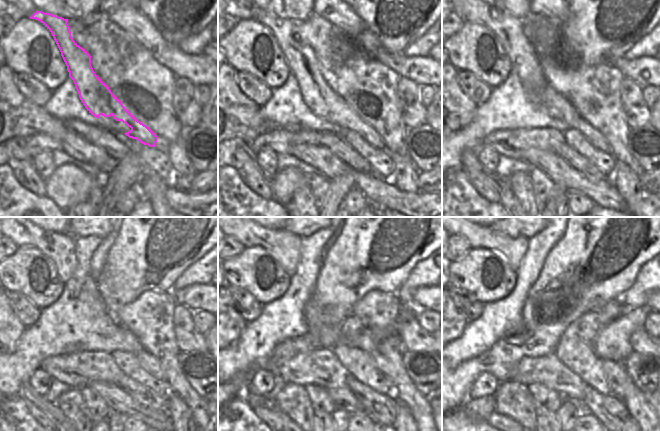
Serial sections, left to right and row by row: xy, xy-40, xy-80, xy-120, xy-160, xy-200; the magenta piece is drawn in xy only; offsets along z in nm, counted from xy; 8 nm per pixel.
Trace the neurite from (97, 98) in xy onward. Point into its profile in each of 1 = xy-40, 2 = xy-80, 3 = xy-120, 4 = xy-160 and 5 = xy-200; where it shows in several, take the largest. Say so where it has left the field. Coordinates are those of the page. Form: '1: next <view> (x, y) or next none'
1: next xy-40 (318, 96)
2: next xy-80 (510, 32)
3: next xy-120 (62, 254)
4: next xy-160 (287, 257)
5: next xy-200 (479, 237)

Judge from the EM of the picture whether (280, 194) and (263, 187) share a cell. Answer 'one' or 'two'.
two

